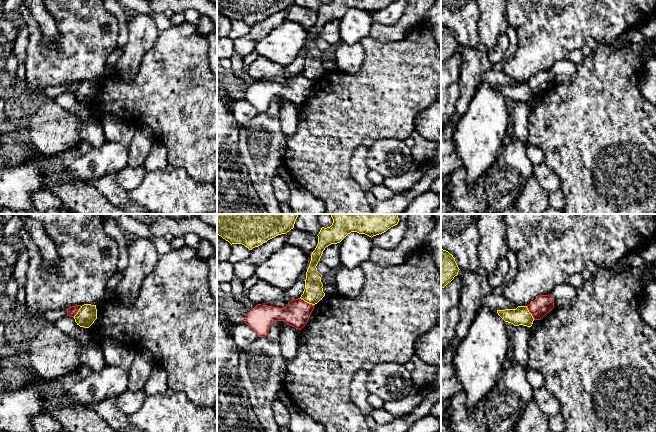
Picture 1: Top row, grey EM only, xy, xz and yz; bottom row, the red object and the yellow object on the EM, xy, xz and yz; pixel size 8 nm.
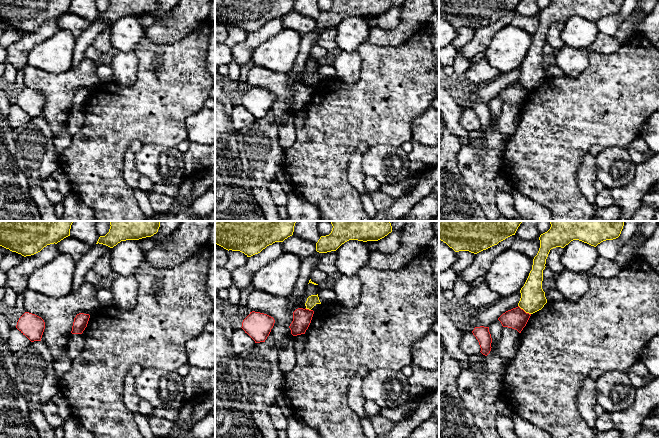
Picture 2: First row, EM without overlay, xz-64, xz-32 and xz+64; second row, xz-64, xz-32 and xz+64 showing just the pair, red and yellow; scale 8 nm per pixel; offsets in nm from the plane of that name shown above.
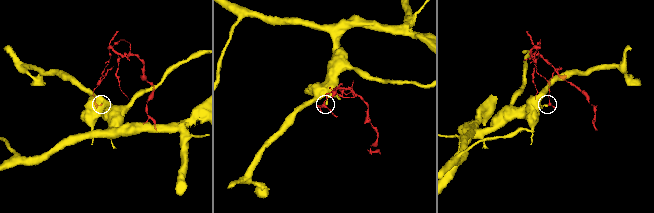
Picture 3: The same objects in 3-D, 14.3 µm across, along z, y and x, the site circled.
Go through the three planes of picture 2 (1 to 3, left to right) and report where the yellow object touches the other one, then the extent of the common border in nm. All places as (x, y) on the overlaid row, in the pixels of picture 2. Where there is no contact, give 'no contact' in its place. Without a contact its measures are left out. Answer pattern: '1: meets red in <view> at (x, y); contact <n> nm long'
1: no contact
2: meets red in xz-32 at (308, 309); contact 50 nm long
3: meets red in xz+64 at (523, 310); contact 130 nm long

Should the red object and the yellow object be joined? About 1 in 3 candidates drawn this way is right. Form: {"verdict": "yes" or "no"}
{"verdict": "no"}

